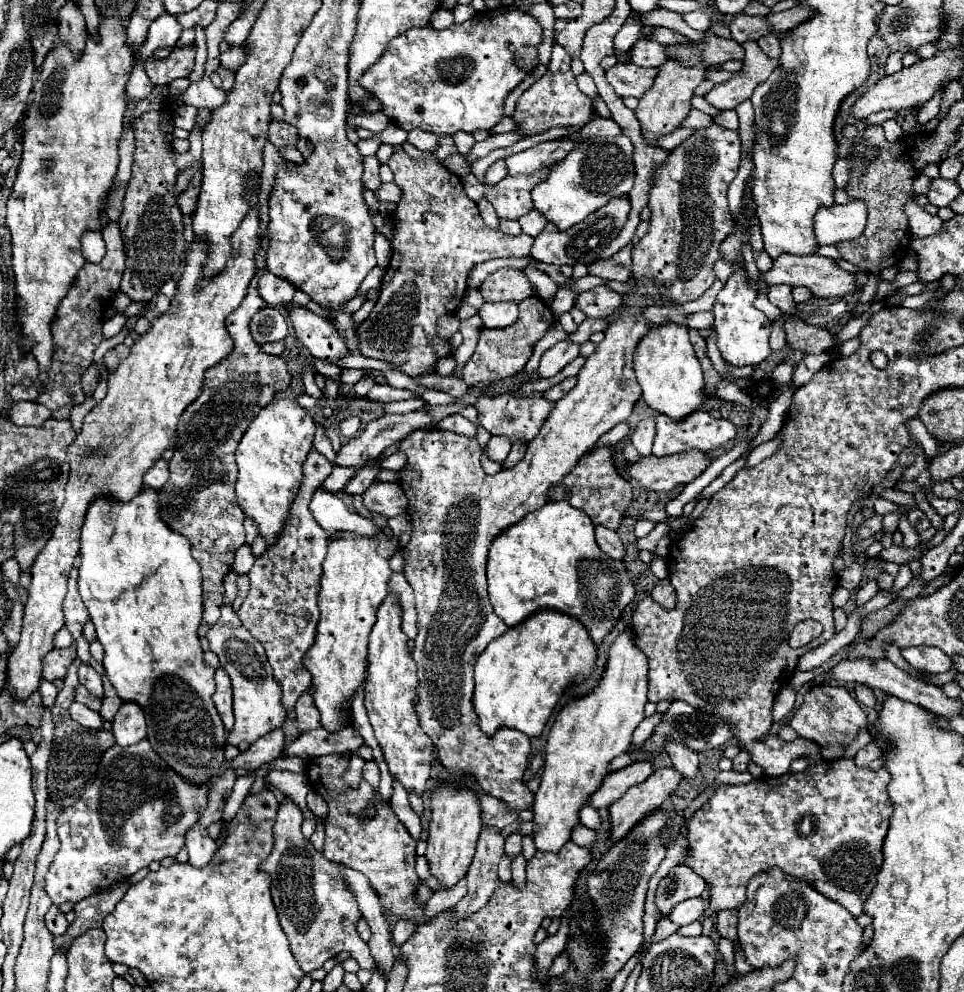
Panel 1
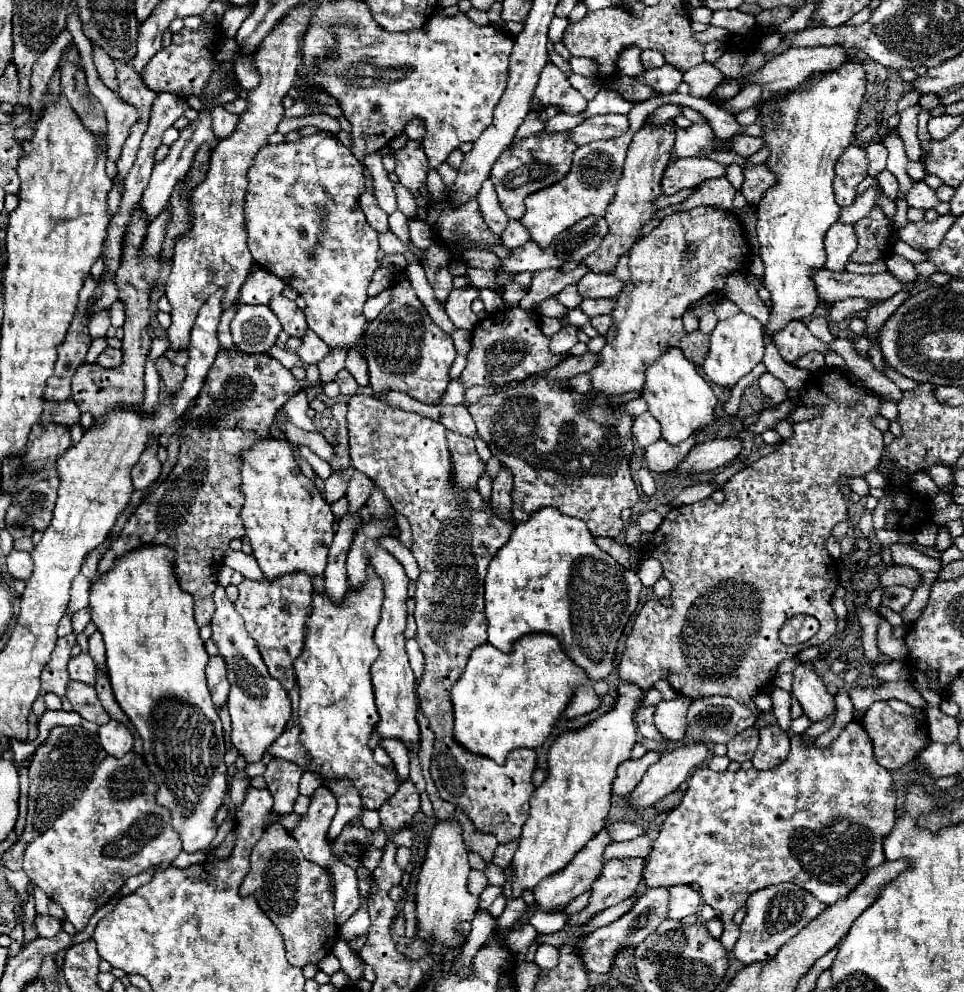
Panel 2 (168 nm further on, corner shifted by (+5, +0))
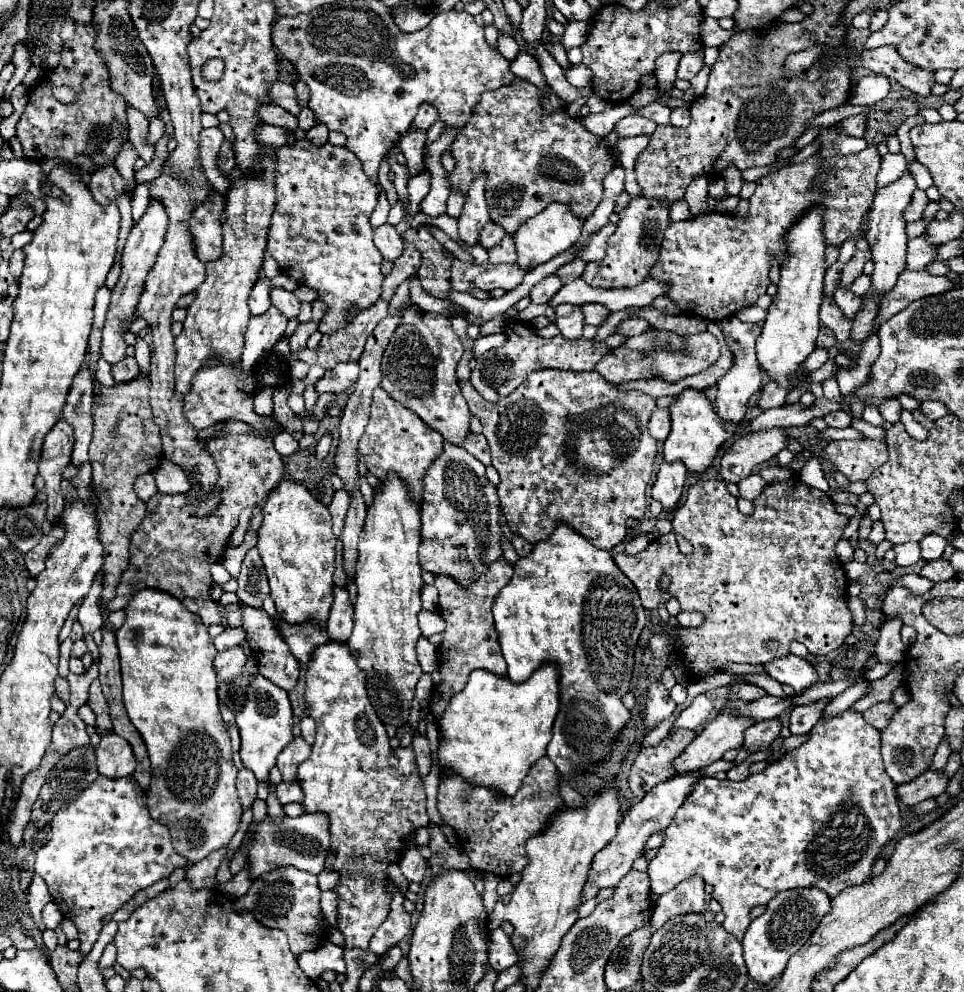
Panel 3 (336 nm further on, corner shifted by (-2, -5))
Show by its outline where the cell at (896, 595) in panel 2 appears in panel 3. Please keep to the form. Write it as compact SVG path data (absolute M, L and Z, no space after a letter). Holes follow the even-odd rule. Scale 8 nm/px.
M891 615L889 621L885 621L879 629L879 641L875 645L875 653L879 657L881 663L895 663L895 661L903 661L907 647L901 641L899 629L901 629L903 621L899 615Z

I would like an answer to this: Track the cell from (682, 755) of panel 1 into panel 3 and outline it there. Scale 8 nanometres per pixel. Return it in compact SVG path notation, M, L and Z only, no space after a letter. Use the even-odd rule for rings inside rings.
M661 683L651 685L649 693L647 693L645 717L643 717L645 731L653 731L659 723L663 723L667 717L671 717L671 713L675 711L675 707L677 705L671 701L669 691Z

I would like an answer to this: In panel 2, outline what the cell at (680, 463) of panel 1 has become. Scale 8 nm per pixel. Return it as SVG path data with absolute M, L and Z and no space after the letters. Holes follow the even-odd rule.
M722 438L722 440L706 440L702 444L696 444L690 450L690 456L678 466L676 472L692 474L692 472L708 472L716 470L720 466L730 464L738 458L742 452L742 440L740 438Z

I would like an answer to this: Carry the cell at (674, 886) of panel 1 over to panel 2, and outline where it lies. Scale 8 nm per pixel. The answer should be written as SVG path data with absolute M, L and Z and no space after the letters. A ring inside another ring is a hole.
M650 888L646 896L642 896L634 908L624 914L622 918L618 918L616 922L608 924L608 926L602 926L598 930L594 930L588 938L584 938L580 942L580 956L586 964L586 968L590 972L598 972L598 974L606 974L612 964L614 964L614 958L624 950L624 948L636 948L646 936L650 936L658 924L662 920L668 918L668 888Z

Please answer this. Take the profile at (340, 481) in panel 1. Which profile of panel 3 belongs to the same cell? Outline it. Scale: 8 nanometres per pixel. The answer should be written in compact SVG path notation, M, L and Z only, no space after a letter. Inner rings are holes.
M345 489L335 491L335 493L333 493L333 501L331 501L331 505L329 505L329 511L331 511L331 515L333 515L333 533L335 533L335 537L341 535L347 507L349 507L349 493L345 493Z

